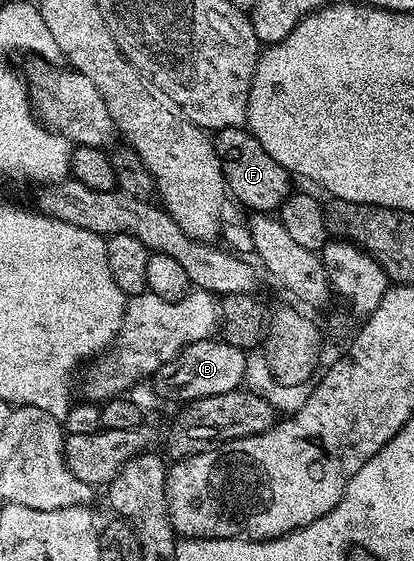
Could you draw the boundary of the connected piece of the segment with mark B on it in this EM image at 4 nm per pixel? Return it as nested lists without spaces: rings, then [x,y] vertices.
[[[222,338],[202,339],[185,348],[173,361],[161,364],[153,376],[153,386],[160,396],[168,395],[171,399],[183,399],[182,401],[237,391],[244,386],[247,355],[248,352],[244,348]]]

